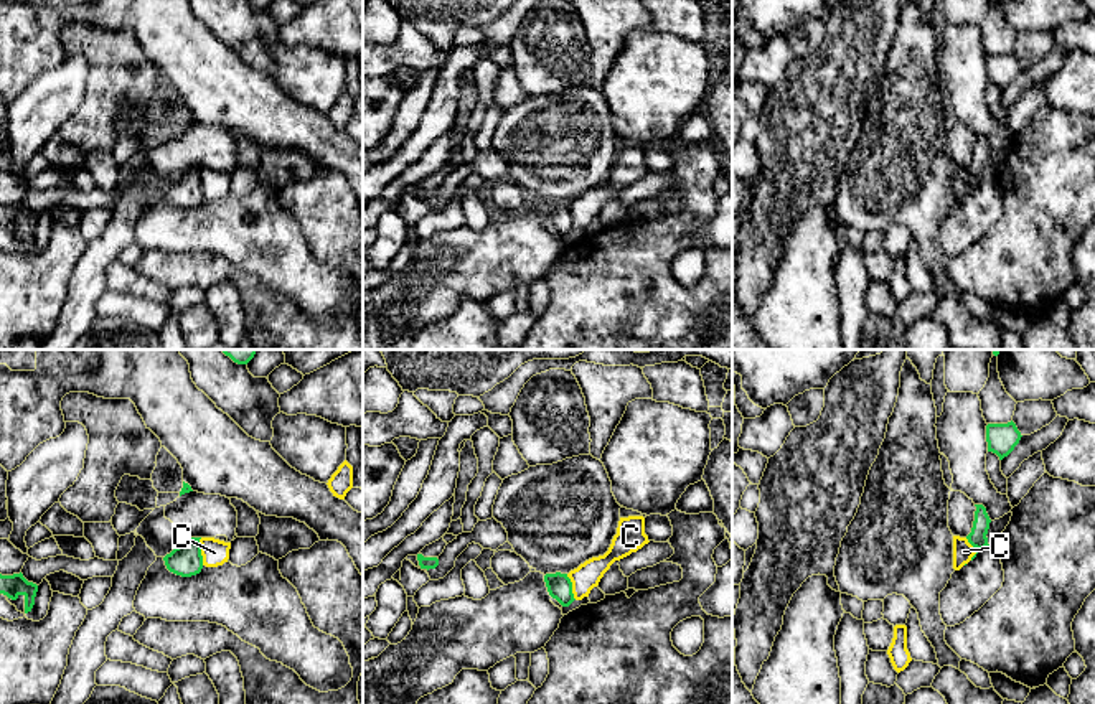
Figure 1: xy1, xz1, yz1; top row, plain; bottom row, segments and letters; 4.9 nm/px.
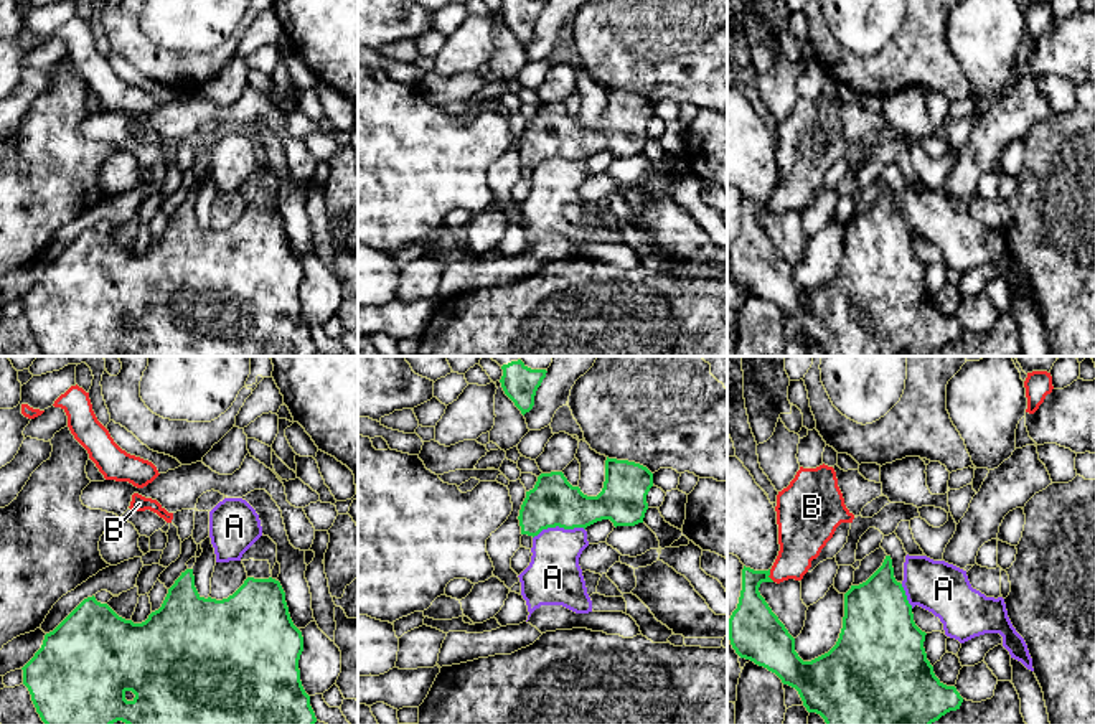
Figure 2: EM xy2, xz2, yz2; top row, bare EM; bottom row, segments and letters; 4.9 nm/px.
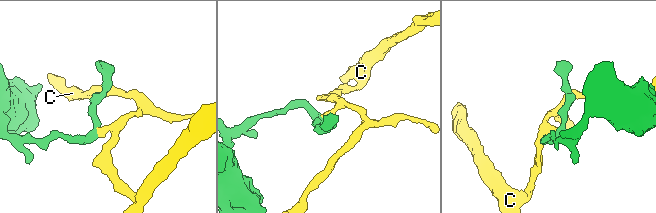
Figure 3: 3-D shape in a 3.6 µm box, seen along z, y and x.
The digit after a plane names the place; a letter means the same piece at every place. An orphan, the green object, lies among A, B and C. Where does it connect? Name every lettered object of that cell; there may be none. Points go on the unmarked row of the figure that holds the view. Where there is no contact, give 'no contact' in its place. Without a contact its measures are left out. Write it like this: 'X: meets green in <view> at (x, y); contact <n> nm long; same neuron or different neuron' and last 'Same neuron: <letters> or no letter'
A: meets green in xz2 at (558, 155); contact 260 nm long; different neuron
B: meets green in yz2 at (769, 205); contact 70 nm long; same neuron
C: meets green in xy1 at (200, 182); contact 140 nm long; different neuron
Same neuron: B

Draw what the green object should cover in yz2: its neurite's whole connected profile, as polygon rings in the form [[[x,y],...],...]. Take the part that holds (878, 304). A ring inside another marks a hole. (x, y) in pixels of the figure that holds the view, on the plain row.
[[[833,97],[803,99],[777,125],[780,181],[768,201],[742,200],[742,221],[729,249],[729,270],[740,289],[775,303],[795,318],[808,343],[820,345],[826,356],[930,356],[950,341],[960,340],[963,328],[955,317],[943,315],[933,303],[923,279],[922,262],[912,244],[905,221],[894,208],[891,186],[862,214],[844,224],[843,259],[836,275],[825,285],[803,292],[795,282],[795,269],[772,242],[759,218],[762,213],[801,211],[841,153],[853,153]]]

